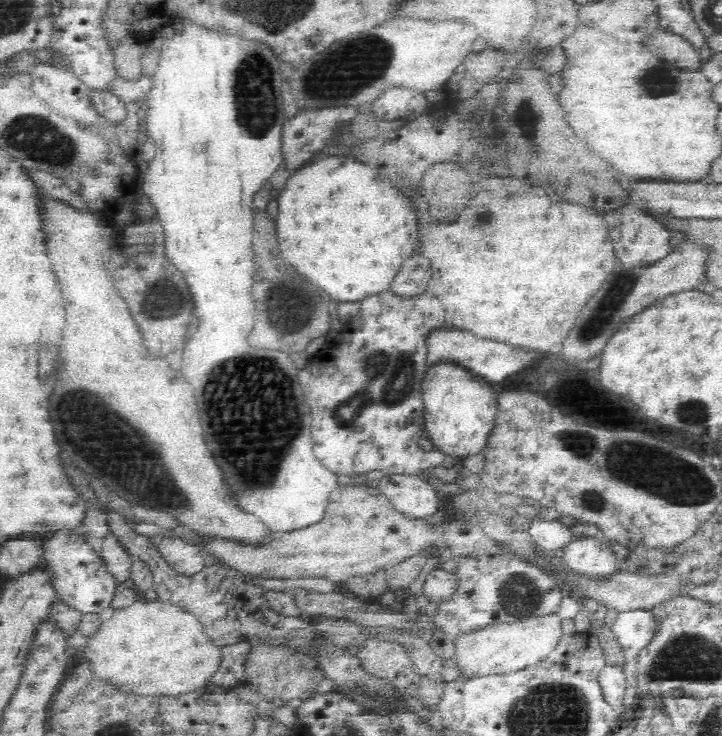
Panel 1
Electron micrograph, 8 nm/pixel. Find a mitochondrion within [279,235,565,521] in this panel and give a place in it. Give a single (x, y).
(388, 378)

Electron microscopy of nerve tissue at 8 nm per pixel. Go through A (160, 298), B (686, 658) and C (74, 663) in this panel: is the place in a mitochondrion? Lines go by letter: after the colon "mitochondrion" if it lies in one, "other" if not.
A: mitochondrion
B: mitochondrion
C: other

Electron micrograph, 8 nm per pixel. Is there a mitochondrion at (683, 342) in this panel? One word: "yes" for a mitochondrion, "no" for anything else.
no

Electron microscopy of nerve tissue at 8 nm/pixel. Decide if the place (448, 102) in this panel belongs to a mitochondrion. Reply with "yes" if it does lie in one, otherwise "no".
no

